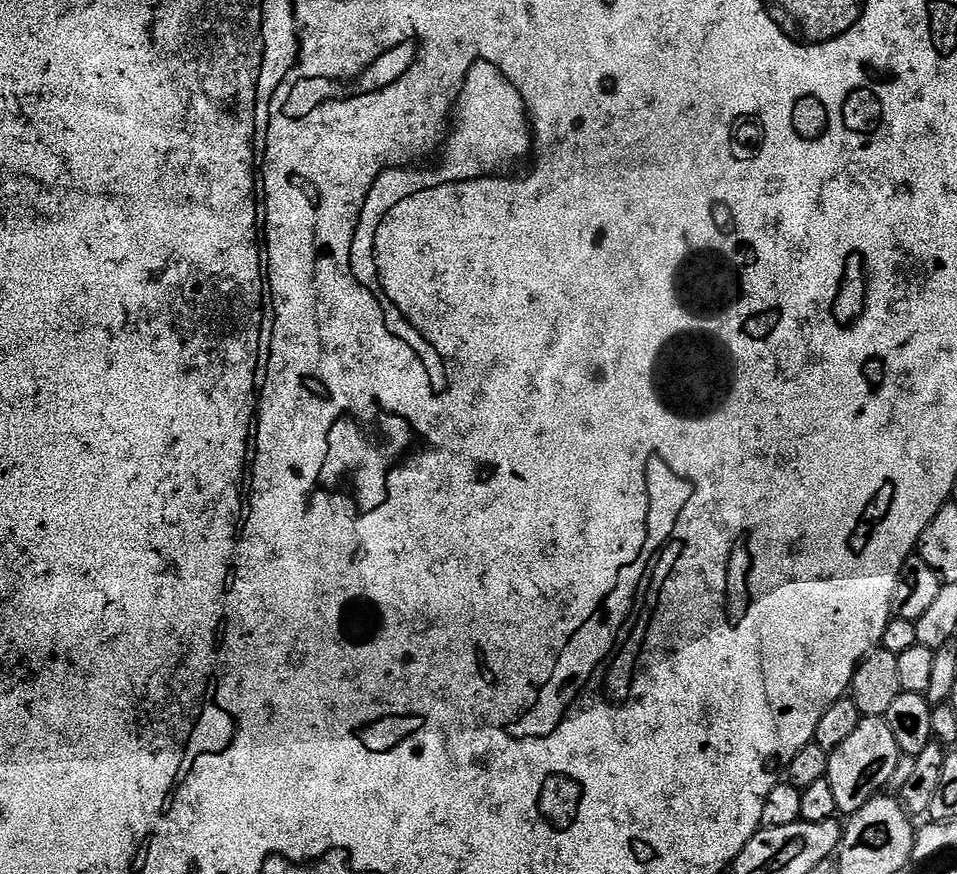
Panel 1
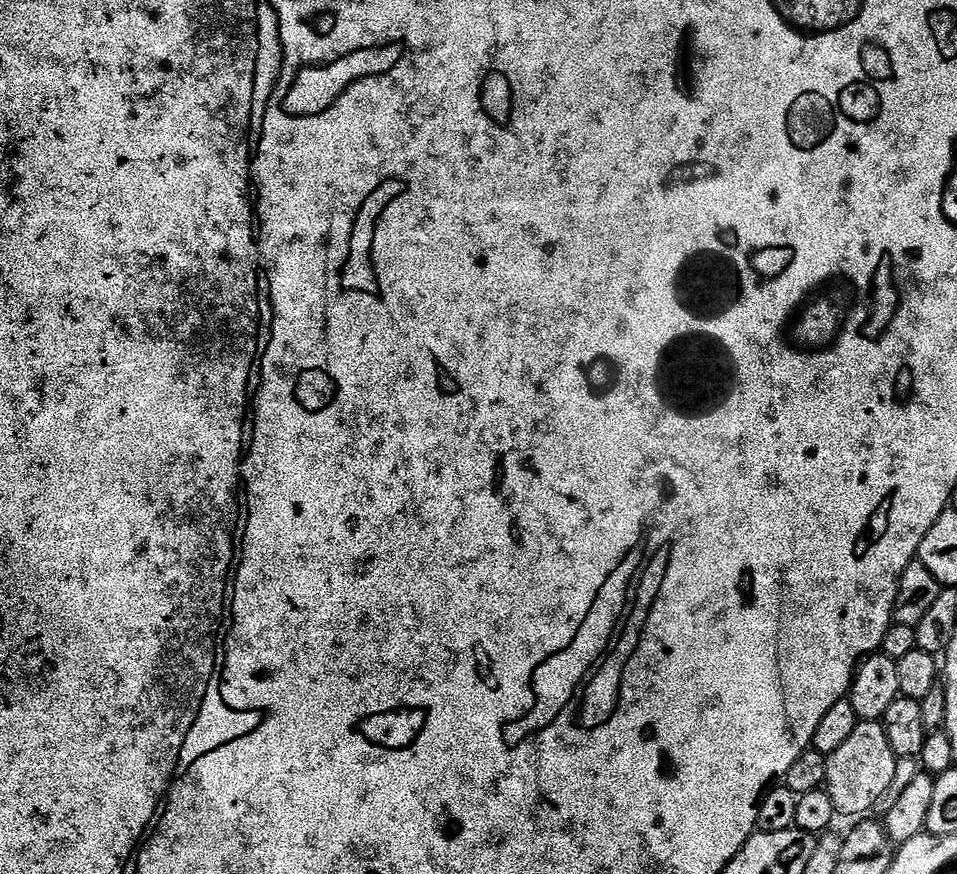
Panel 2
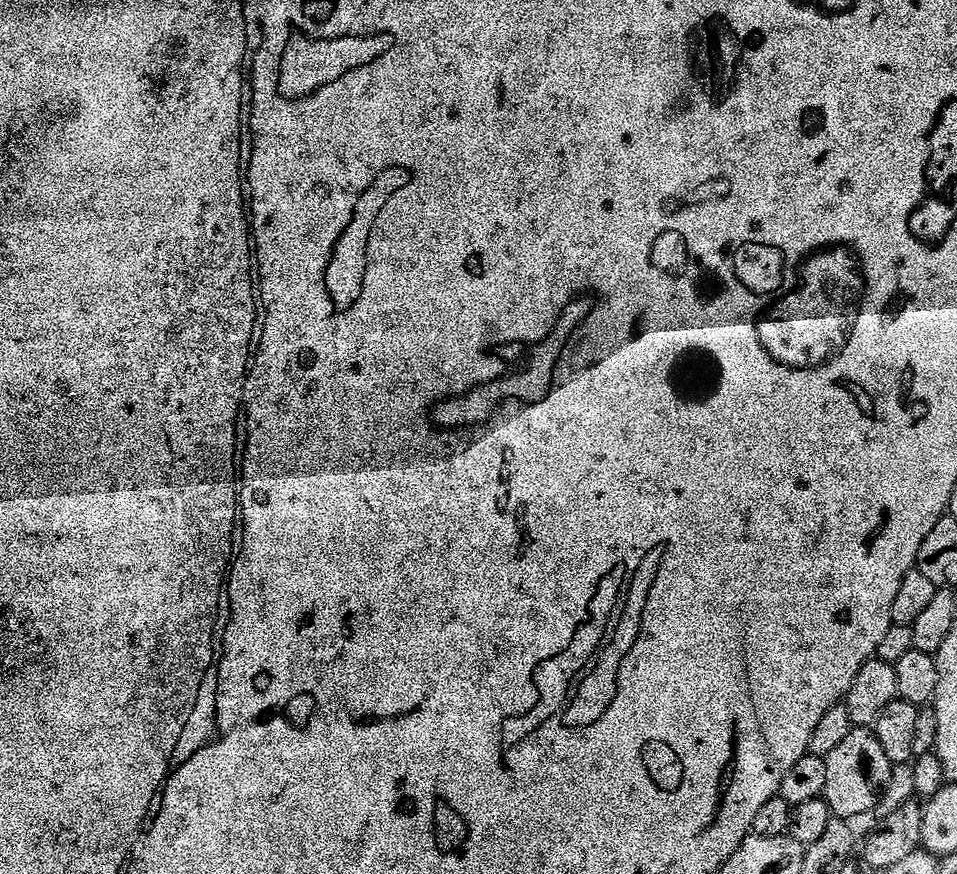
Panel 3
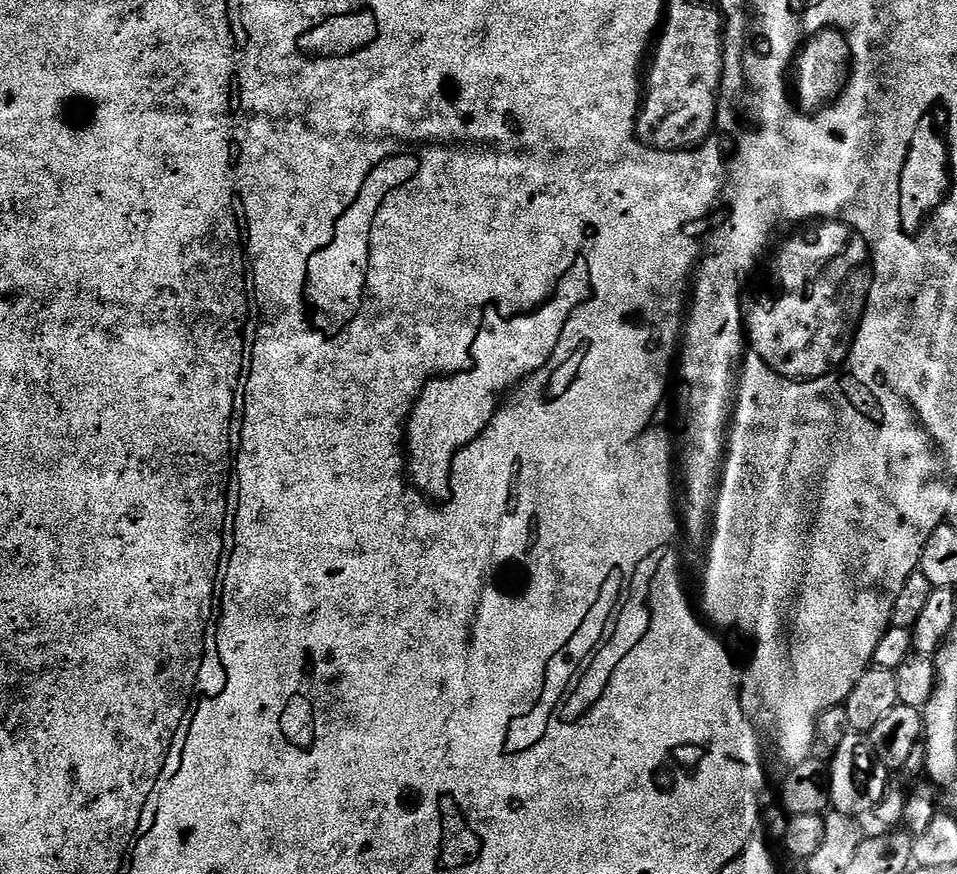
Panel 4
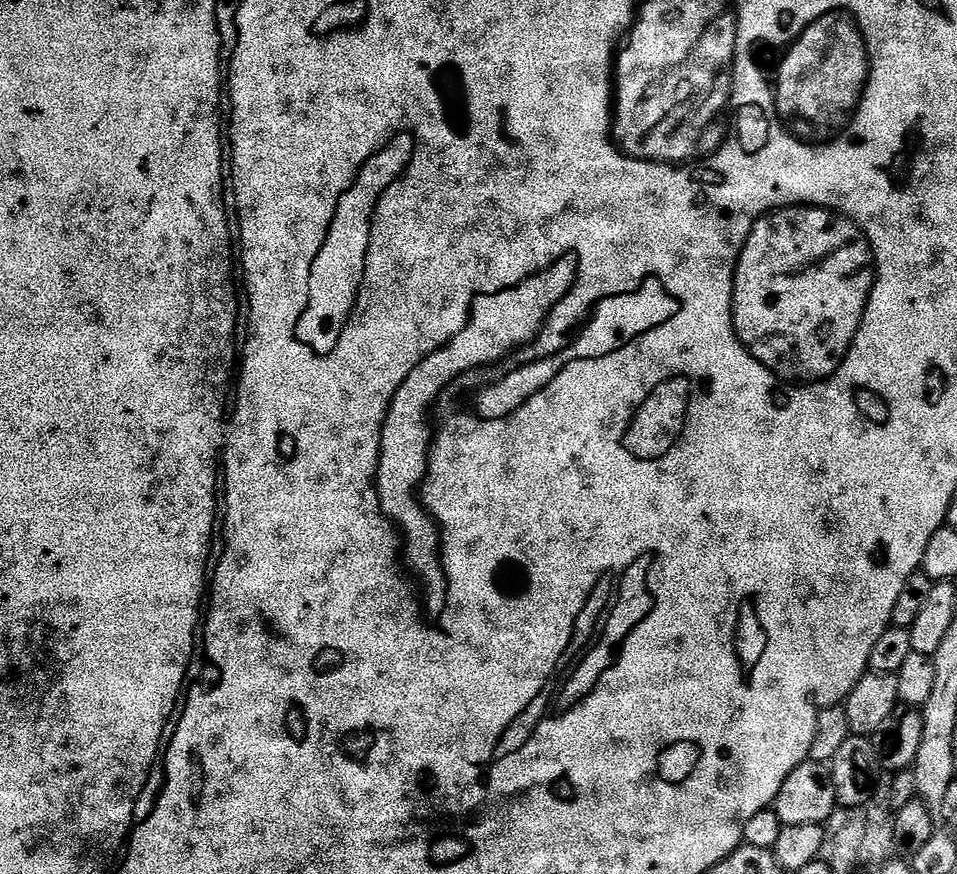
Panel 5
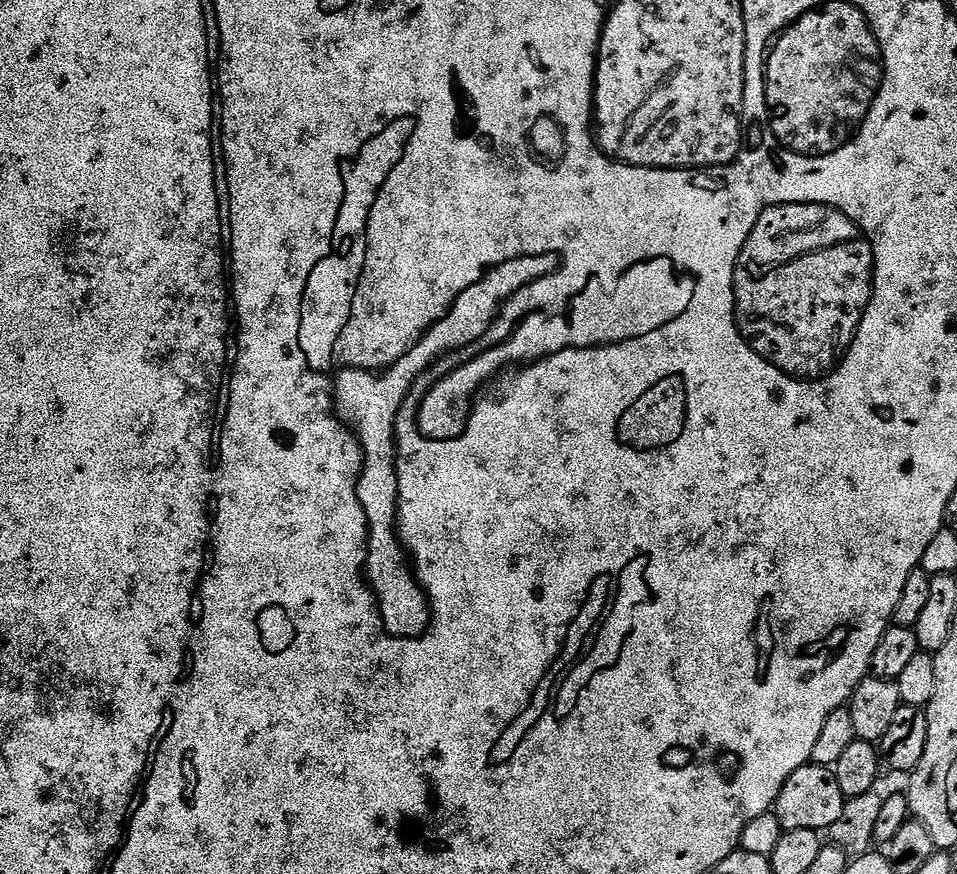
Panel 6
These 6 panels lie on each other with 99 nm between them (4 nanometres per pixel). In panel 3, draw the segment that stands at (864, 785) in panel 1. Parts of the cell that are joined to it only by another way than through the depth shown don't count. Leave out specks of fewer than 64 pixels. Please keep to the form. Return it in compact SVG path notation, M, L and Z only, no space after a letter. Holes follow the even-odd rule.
M853 727L850 738L846 738L826 757L826 790L823 800L828 804L833 817L855 821L855 816L864 816L876 804L880 791L888 784L894 772L882 742L878 742L875 731Z

